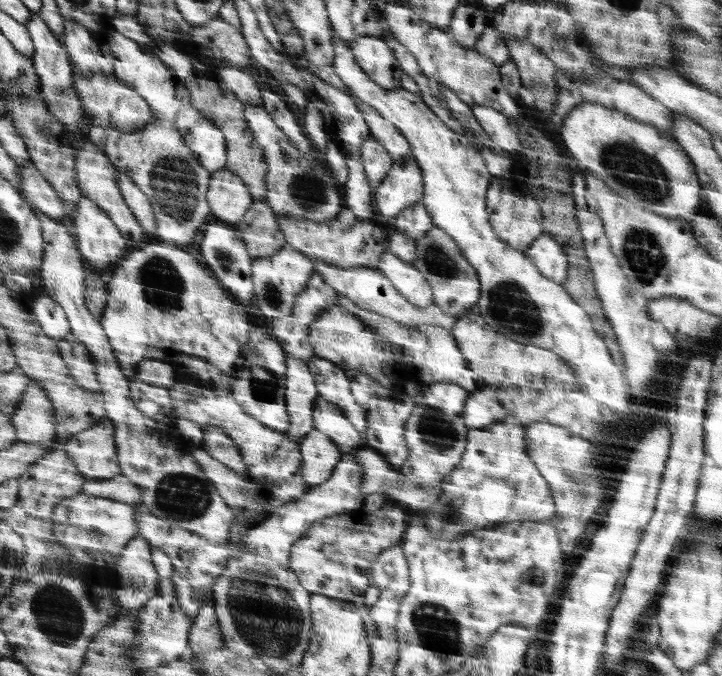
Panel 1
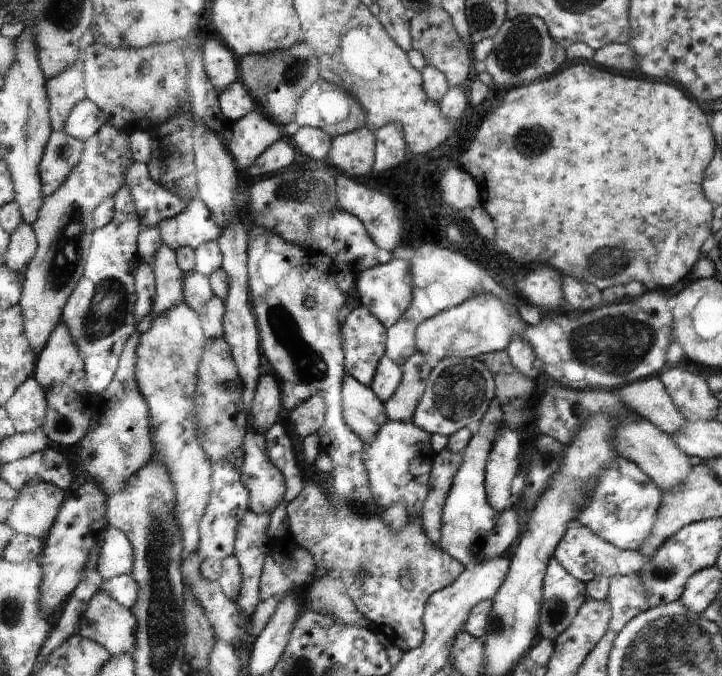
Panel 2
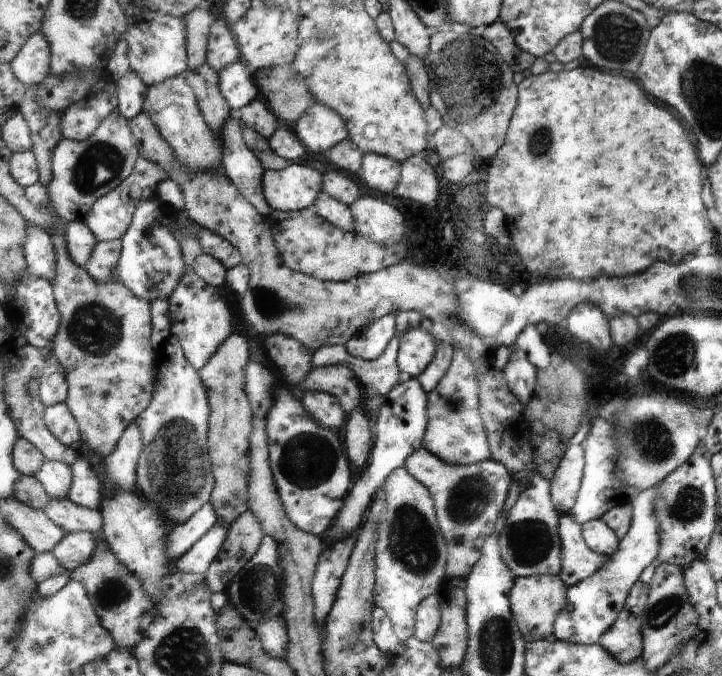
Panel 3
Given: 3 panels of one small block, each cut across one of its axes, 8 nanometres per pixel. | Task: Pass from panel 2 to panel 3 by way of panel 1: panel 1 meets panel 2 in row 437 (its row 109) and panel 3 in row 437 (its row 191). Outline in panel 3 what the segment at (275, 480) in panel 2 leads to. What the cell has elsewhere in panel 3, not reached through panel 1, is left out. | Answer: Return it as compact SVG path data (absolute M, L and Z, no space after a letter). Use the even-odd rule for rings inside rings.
M276 387L276 400L265 420L268 448L271 448L271 469L275 473L276 488L279 488L284 508L292 524L320 537L343 507L342 496L346 494L352 476L342 440L326 426L312 420L286 388Z

